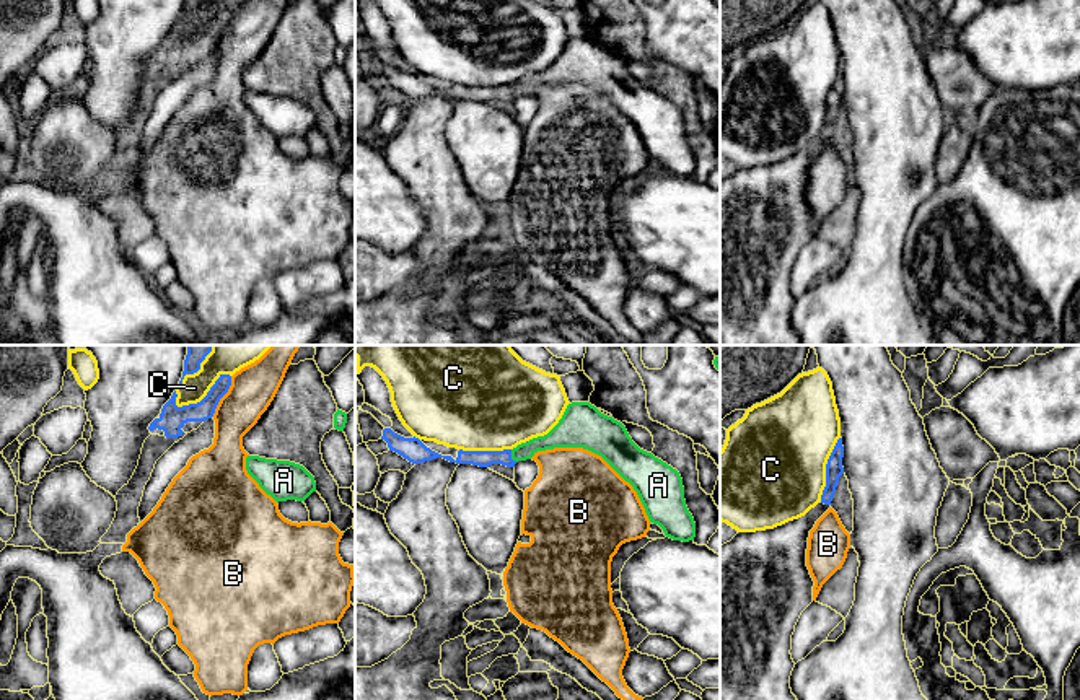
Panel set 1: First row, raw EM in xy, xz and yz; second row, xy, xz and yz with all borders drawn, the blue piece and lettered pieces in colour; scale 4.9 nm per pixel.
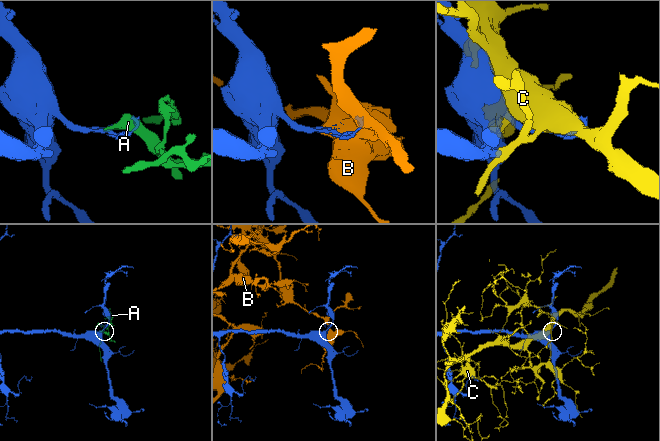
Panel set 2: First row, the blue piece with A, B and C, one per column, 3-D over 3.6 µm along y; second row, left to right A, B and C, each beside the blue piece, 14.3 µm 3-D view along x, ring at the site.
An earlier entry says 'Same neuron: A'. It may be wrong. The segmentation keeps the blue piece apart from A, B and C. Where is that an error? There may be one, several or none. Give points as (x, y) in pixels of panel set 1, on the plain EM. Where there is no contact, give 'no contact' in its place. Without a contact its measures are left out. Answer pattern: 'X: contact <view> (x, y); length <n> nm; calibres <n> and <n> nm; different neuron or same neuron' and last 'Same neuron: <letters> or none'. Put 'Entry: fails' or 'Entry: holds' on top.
Entry: holds
A: contact xz (510, 91); length 70 nm; calibres 80 and 100 nm; same neuron
B: contact xy (223, 30); length 220 nm; calibres 100 and 220 nm; different neuron
C: contact xy (206, 31); length 320 nm; calibres 130 and 140 nm; different neuron
Same neuron: A

